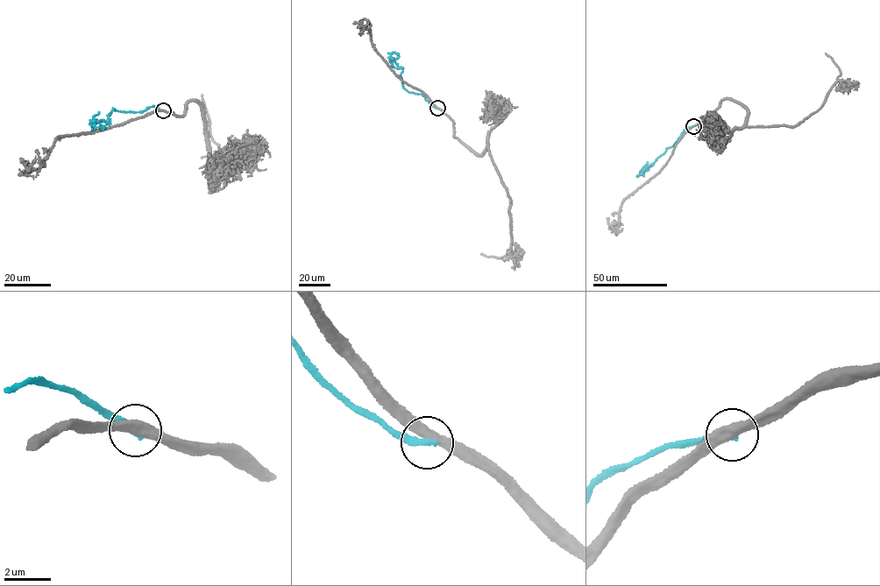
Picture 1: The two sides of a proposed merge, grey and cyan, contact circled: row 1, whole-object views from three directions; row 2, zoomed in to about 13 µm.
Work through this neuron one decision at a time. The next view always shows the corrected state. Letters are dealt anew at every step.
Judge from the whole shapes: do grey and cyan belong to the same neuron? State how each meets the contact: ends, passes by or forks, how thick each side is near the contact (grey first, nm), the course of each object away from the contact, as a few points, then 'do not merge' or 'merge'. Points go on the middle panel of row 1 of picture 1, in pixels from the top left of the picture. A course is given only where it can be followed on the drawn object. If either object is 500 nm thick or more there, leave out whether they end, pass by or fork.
grey passes by; cyan ends; calibres 440 and 320 nm; course grey (437, 108), (451, 119), (463, 144), (480, 155), (487, 147), (510, 199), (510, 248), (500, 258), (481, 253); course cyan (437, 109), (422, 95), (405, 89), (400, 75), (402, 70), (394, 61), (398, 55), (387, 52); do not merge

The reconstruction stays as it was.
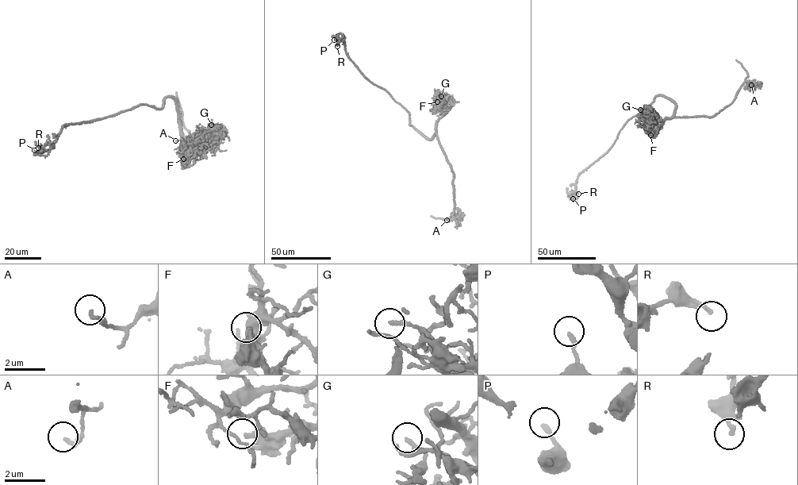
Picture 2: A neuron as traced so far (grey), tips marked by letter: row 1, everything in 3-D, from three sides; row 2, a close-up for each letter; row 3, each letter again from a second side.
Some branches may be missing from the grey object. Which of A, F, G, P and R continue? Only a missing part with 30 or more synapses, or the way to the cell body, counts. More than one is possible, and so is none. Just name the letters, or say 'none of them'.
F

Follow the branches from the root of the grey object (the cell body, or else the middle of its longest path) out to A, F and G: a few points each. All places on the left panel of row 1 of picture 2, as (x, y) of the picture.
A: (170, 97), (181, 123), (178, 150), (183, 168), (192, 138), (175, 140)
F: (170, 97), (174, 99), (178, 113), (182, 143), (192, 154), (183, 161), (183, 159)
G: (170, 97), (174, 99), (178, 113), (182, 144), (193, 151), (199, 148), (205, 143), (207, 131), (211, 125)

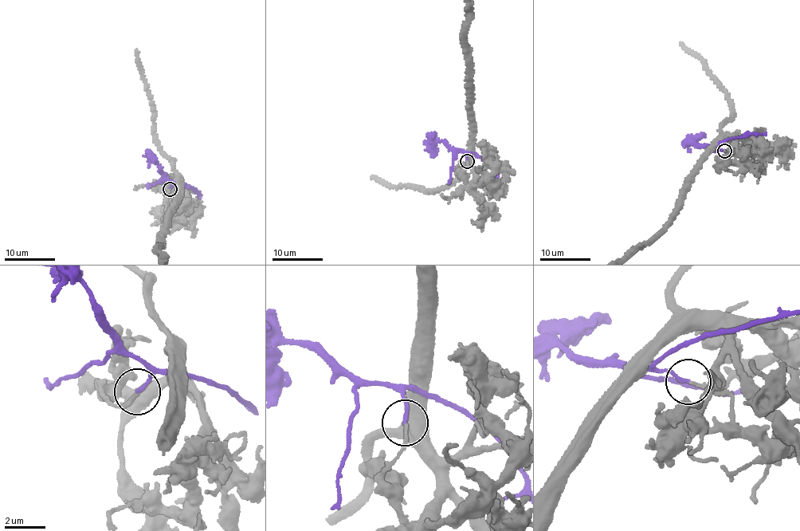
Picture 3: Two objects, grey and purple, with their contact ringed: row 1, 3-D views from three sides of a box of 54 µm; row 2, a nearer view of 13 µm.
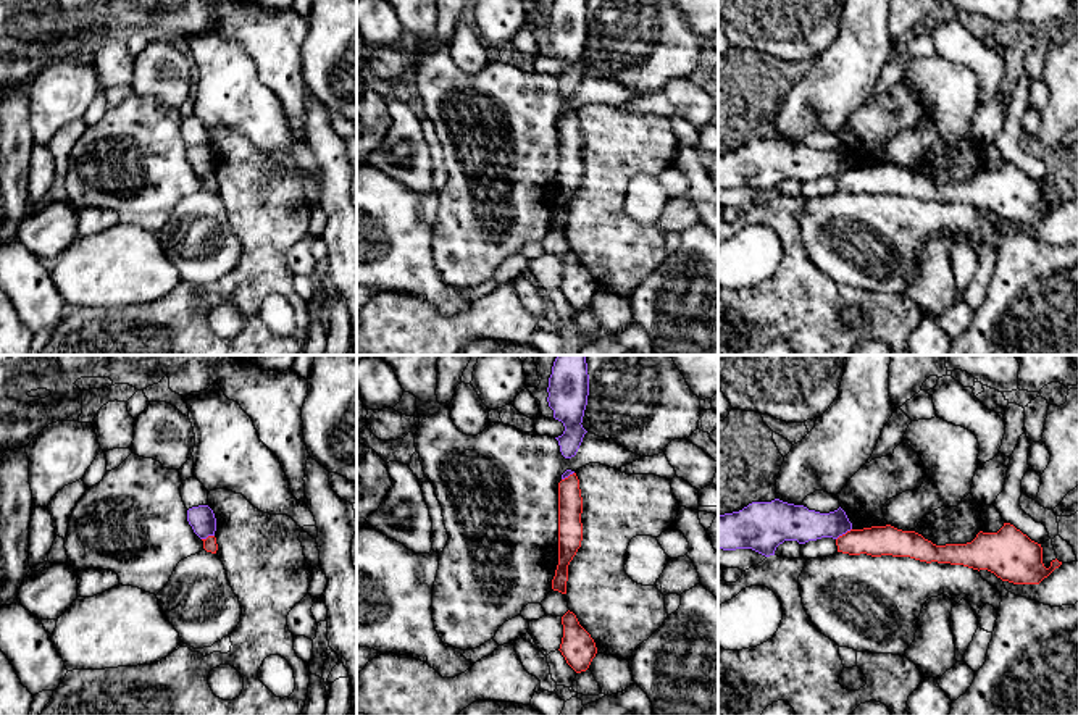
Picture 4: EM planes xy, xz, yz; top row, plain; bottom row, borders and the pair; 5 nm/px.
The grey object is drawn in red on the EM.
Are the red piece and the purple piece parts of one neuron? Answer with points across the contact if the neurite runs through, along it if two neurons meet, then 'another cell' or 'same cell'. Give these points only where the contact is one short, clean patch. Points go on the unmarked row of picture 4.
border yz (851, 167), (836, 178); another cell

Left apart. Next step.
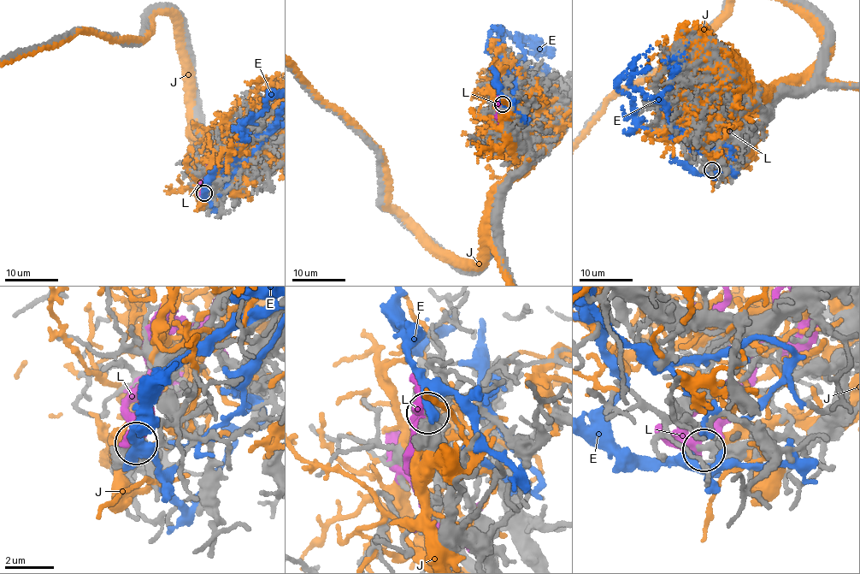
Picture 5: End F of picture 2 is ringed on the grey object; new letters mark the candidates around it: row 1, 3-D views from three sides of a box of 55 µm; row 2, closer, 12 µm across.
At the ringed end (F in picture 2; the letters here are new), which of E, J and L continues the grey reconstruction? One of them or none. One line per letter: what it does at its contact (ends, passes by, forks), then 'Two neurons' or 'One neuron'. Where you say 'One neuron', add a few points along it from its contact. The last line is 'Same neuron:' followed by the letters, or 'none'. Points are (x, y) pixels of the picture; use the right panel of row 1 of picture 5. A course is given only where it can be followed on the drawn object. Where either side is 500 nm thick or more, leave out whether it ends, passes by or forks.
E: Two neurons
J: Two neurons
L: Two neurons
Same neuron: none

